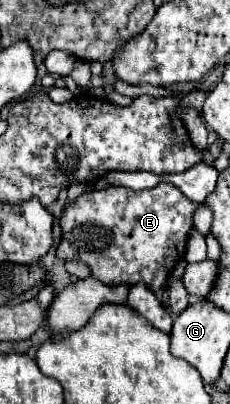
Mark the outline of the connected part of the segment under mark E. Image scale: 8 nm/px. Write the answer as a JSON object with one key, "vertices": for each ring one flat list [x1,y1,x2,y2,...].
{"vertices":[[157,184,147,190,131,190,123,186,109,186,103,190,91,190,67,202,61,216,63,238,57,248,61,260,83,260,91,268,91,276,103,284,123,282,127,286,143,280,153,292,161,292,169,274,185,258,187,234,193,228,193,212,199,208,197,202,187,200,173,184]]}

